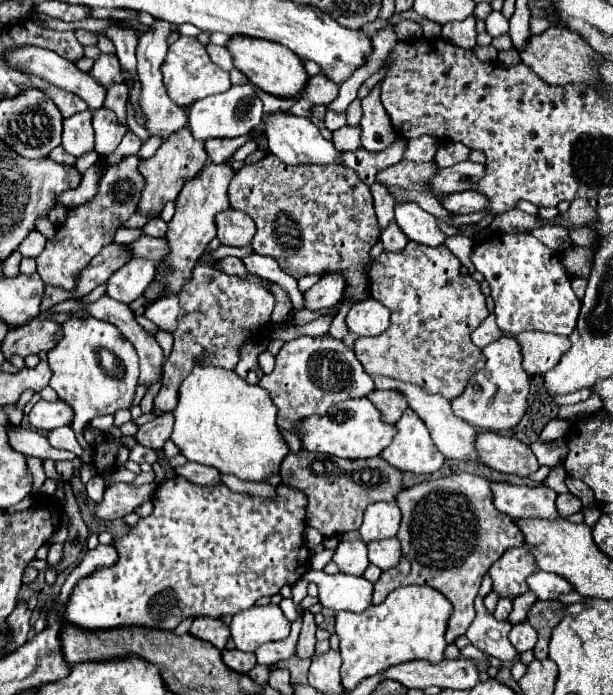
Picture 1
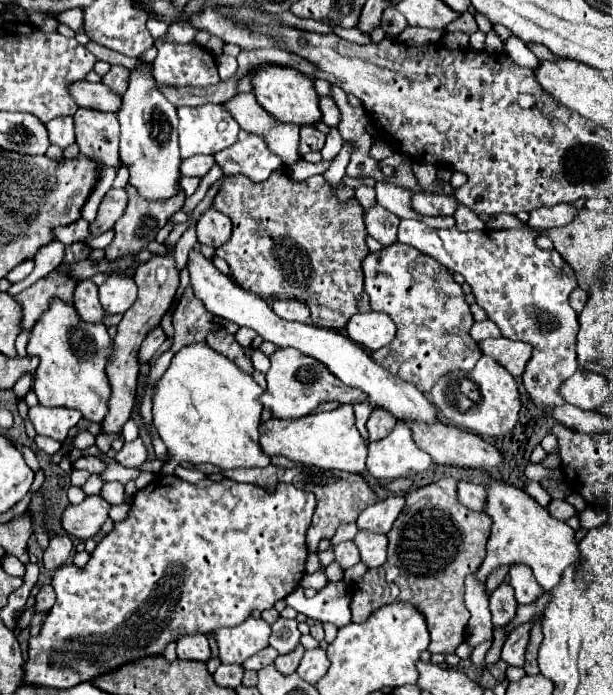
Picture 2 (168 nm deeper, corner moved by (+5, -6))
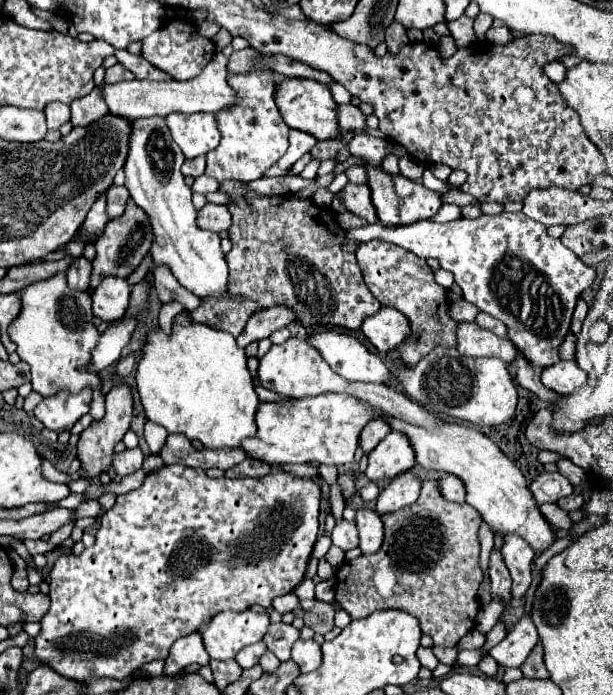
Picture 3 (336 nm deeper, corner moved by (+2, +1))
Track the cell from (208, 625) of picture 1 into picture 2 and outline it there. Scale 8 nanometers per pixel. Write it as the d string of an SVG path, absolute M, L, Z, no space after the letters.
M192 634L192 636L182 636L176 642L176 652L180 660L196 660L196 662L206 662L210 658L210 646L208 638L204 634Z

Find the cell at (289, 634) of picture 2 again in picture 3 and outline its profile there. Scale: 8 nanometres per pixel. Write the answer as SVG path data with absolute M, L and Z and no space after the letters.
M271 623L269 633L265 633L263 641L267 643L269 651L277 655L279 661L284 662L291 659L291 647L301 637L299 629L295 629L291 623Z

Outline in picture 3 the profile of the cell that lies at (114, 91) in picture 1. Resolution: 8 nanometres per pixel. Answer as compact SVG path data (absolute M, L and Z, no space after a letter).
M121 63L113 65L107 69L105 73L105 83L119 83L119 81L131 81L135 75L131 71L127 71Z

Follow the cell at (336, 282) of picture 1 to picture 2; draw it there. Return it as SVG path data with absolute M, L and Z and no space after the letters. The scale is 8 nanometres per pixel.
M276 300L270 304L270 308L284 320L294 320L294 322L308 322L310 312L304 308L304 304L298 302L288 302L288 300Z

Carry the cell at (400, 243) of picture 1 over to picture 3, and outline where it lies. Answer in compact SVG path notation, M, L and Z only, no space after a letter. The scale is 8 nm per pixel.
M347 183L343 187L343 203L351 213L367 219L367 223L379 223L379 217L375 217L375 207L371 205L371 189L367 189L367 185Z

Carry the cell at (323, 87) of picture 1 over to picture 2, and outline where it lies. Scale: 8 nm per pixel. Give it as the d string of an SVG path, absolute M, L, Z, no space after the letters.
M320 98L320 110L322 110L322 122L330 128L338 128L340 110L336 108L336 102L332 98Z

